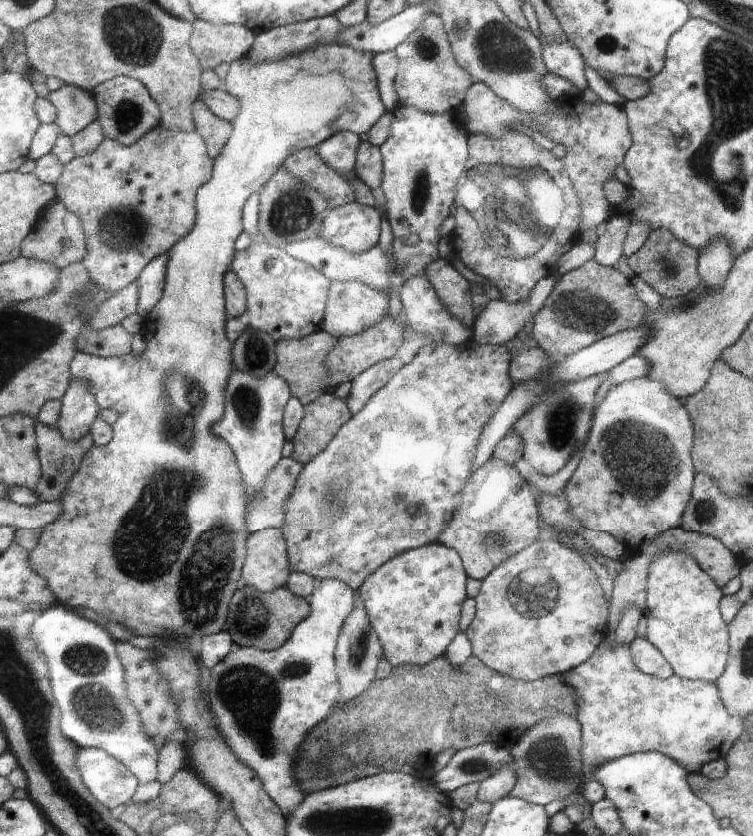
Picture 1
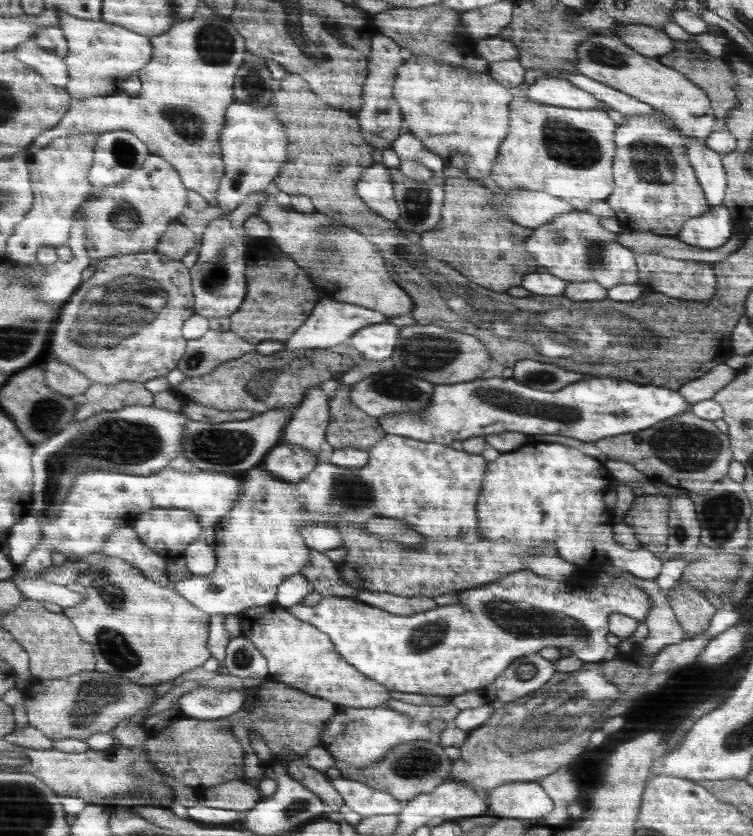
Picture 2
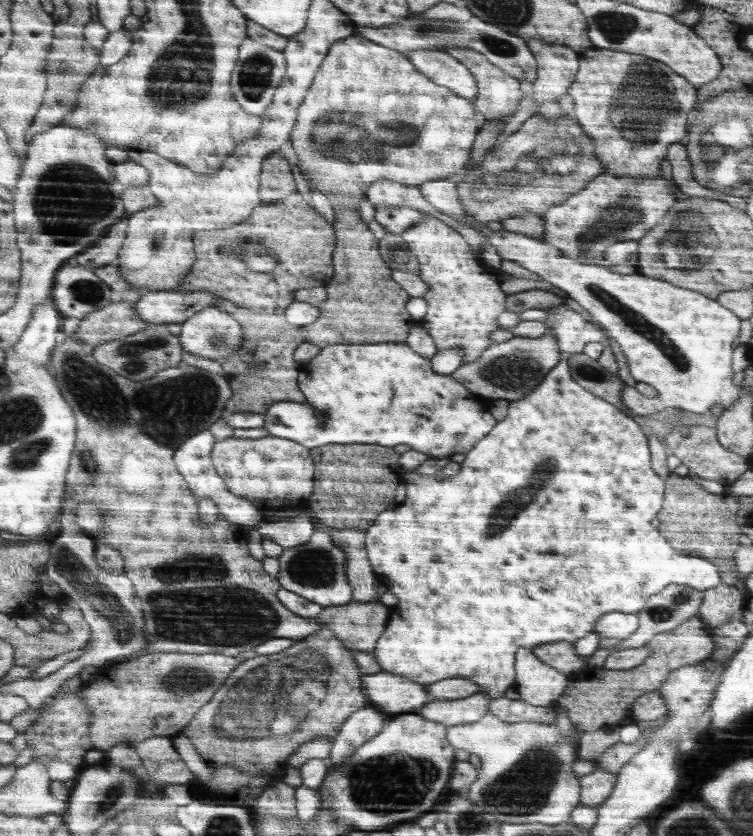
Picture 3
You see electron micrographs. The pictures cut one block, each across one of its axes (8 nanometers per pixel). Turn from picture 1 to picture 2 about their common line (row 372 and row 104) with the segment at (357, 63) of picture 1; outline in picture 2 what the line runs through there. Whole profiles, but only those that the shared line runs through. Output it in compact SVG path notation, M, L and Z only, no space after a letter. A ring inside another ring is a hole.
M204 2L195 17L175 24L170 31L163 35L151 37L151 41L156 52L154 52L154 62L150 62L142 70L144 90L141 90L140 96L130 96L126 91L119 91L107 96L73 99L71 110L63 118L63 123L40 135L28 150L34 156L42 148L50 147L60 138L92 134L93 132L130 130L137 134L154 154L162 155L171 161L179 169L188 188L197 191L211 205L220 206L218 193L227 173L222 130L227 122L228 106L231 107L237 101L235 84L238 68L244 60L242 58L244 56L244 38L240 36L232 19L217 13Z

